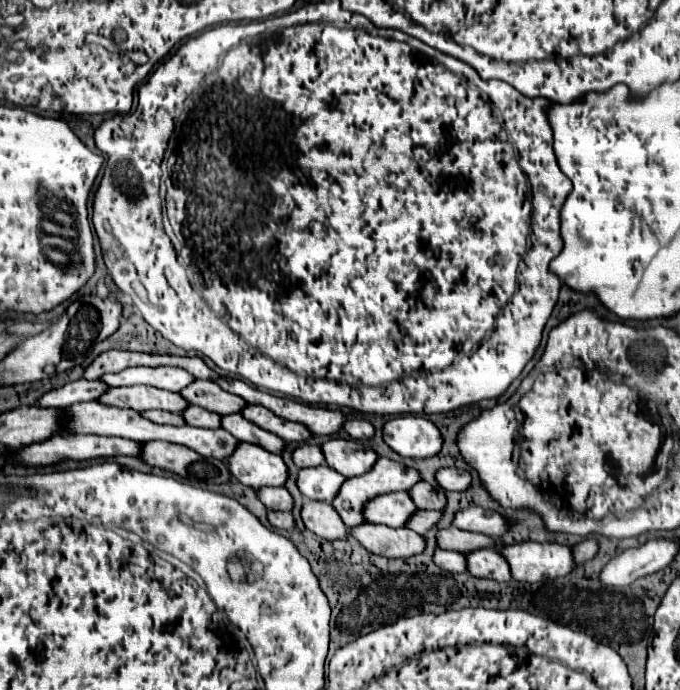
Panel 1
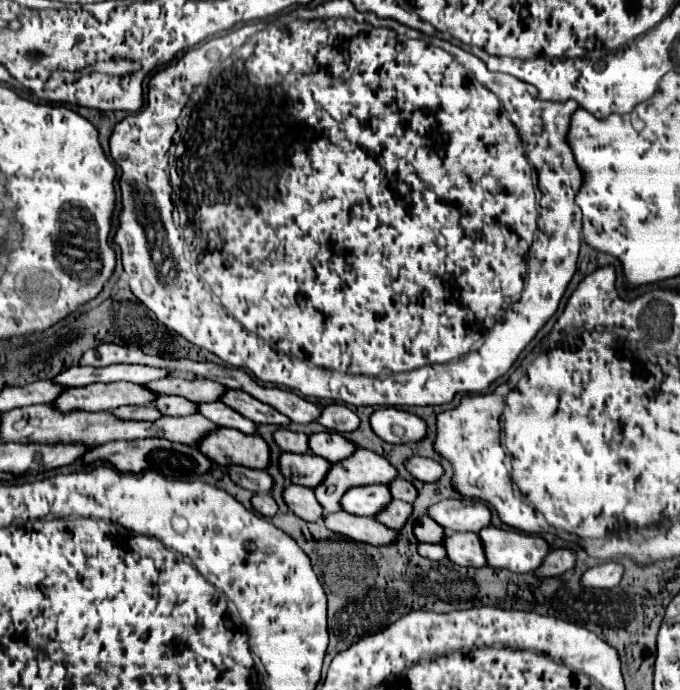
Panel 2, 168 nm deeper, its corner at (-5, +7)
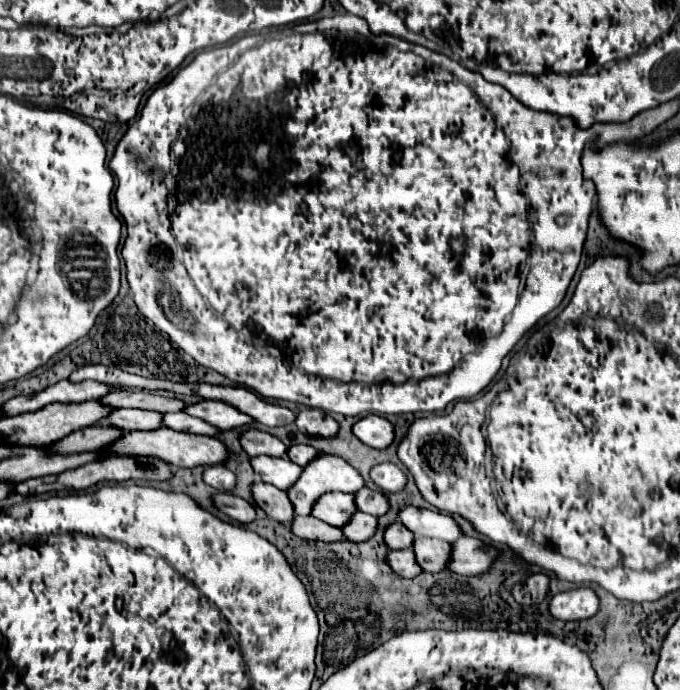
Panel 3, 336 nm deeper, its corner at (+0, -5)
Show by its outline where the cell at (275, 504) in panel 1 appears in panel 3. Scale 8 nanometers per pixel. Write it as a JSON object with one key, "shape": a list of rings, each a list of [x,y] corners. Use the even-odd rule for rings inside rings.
{"shape":[[[205,466],[203,470],[203,482],[213,486],[219,492],[229,492],[235,486],[235,474],[227,470],[225,466]]]}

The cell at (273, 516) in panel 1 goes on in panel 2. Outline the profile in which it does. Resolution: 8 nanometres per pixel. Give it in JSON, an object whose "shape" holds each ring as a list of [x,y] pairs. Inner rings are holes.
{"shape":[[[256,494],[252,498],[252,506],[266,518],[272,518],[278,512],[278,504],[270,494]]]}

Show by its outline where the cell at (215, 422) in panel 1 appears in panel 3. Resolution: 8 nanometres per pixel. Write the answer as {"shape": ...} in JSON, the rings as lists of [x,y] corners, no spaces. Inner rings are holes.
{"shape":[[[119,408],[109,412],[103,422],[119,428],[123,432],[133,432],[133,430],[155,430],[159,428],[159,420],[163,414],[159,412],[145,412],[137,408]]]}

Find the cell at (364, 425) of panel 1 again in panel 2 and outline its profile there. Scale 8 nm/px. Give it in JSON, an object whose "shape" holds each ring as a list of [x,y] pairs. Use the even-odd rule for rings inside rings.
{"shape":[[[332,404],[322,408],[322,416],[318,418],[318,422],[328,430],[336,430],[340,434],[354,432],[360,426],[360,418],[344,404]]]}

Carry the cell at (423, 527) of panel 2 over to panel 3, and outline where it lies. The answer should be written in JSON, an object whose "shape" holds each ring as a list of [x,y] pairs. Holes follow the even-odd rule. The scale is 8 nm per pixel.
{"shape":[[[393,522],[385,528],[383,532],[383,542],[387,544],[387,548],[391,550],[405,550],[411,548],[411,532],[407,532],[407,528],[403,528],[399,522]]]}

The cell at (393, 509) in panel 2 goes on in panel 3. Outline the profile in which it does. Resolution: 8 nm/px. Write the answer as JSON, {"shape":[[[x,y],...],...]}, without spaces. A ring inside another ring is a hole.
{"shape":[[[355,512],[351,516],[351,520],[345,526],[341,526],[341,532],[343,532],[343,538],[349,540],[349,542],[363,542],[363,540],[367,540],[369,536],[375,534],[375,528],[377,528],[375,516]]]}

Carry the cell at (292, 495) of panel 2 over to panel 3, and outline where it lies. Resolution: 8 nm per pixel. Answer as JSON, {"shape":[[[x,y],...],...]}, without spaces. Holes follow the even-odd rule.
{"shape":[[[261,480],[251,484],[251,494],[255,504],[273,520],[277,522],[289,522],[291,516],[295,516],[291,502],[287,500],[287,492],[273,488],[271,484],[263,484]]]}

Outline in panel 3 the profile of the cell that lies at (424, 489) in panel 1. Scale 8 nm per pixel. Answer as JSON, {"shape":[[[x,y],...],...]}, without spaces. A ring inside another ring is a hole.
{"shape":[[[361,488],[359,492],[355,492],[355,508],[359,512],[367,512],[373,516],[381,516],[389,510],[389,502],[383,496],[381,490],[369,490],[369,488]]]}

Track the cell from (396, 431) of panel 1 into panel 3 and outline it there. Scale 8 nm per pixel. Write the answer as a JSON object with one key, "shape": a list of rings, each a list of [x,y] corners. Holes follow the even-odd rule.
{"shape":[[[369,414],[353,424],[353,434],[367,446],[383,450],[393,442],[393,426],[389,420]]]}

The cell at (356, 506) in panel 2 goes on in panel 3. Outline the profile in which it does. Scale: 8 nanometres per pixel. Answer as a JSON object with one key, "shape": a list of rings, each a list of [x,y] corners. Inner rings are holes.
{"shape":[[[327,492],[321,496],[311,510],[311,516],[317,520],[331,524],[331,526],[343,526],[347,520],[351,520],[351,514],[357,512],[353,494],[343,494],[343,492]]]}

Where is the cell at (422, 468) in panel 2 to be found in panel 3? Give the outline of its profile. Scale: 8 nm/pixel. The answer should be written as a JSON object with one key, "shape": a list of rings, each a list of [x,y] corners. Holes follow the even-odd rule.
{"shape":[[[377,464],[371,468],[371,480],[383,492],[399,492],[405,486],[405,474],[395,464]]]}

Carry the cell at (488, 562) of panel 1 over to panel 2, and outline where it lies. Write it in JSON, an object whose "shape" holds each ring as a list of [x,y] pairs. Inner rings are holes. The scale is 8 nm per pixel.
{"shape":[[[450,532],[444,538],[444,546],[448,550],[448,558],[458,566],[488,566],[482,540],[474,532]]]}

